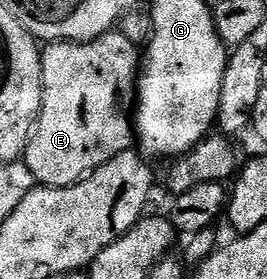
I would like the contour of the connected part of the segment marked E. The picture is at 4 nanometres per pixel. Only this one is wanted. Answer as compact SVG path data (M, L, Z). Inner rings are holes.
M109 31L93 41L49 44L40 62L44 102L22 160L37 183L57 189L78 183L122 151L133 148L132 112L142 53L122 33Z

